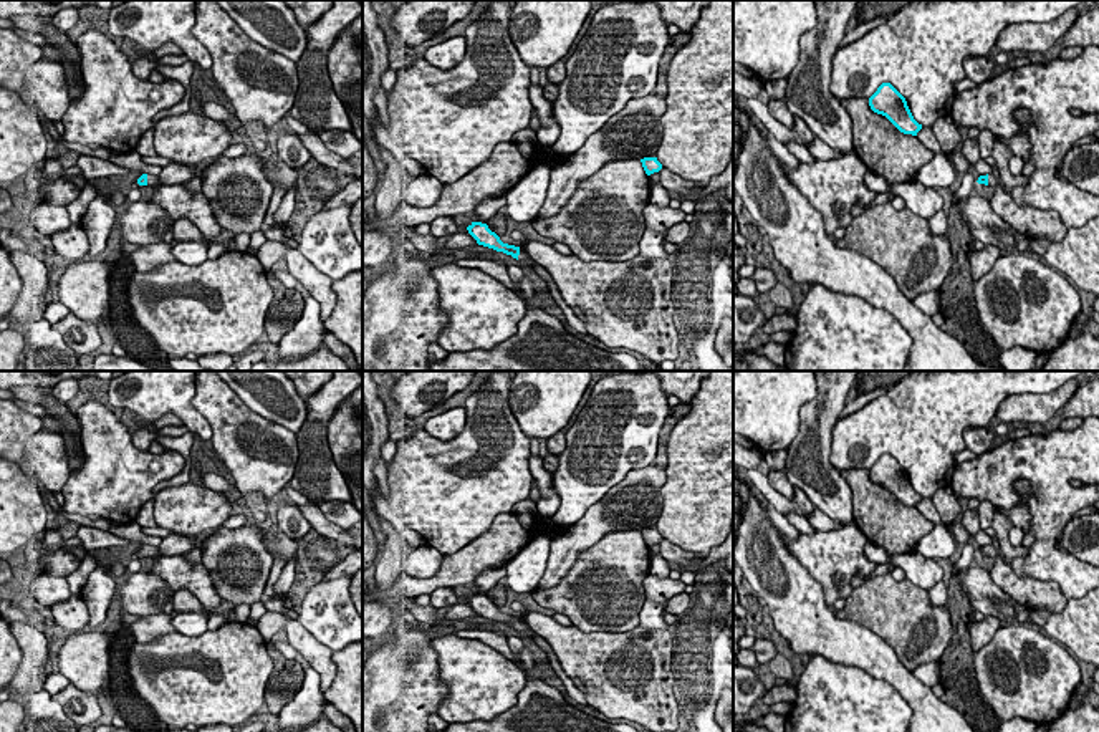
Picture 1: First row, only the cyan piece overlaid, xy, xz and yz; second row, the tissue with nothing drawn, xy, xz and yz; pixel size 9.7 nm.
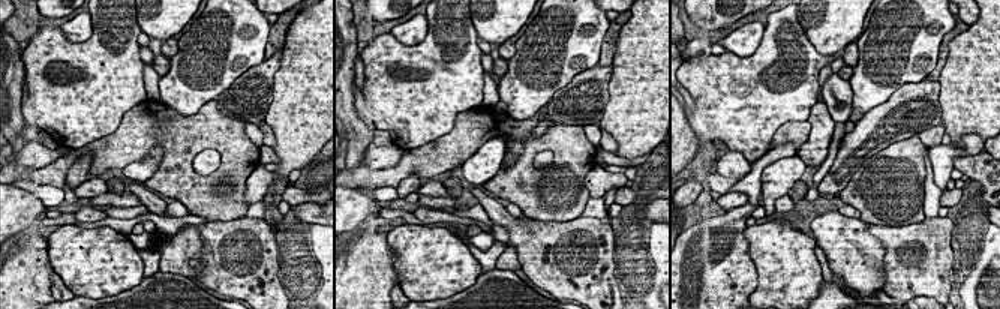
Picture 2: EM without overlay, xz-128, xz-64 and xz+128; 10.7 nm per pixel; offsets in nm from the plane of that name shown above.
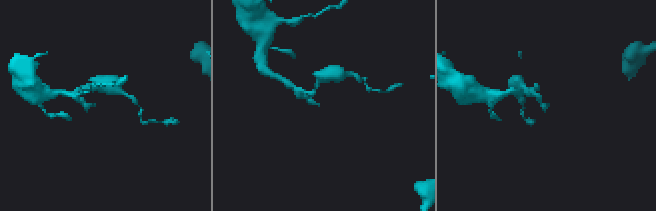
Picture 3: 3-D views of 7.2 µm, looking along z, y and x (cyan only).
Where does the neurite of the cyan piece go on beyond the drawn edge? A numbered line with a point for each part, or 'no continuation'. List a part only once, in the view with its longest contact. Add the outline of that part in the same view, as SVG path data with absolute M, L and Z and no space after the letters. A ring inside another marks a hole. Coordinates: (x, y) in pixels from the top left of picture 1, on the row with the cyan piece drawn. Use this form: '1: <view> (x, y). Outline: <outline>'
1: xy (177, 201). Outline: M147 174L147 185L154 189L151 202L164 209L174 220L185 217L205 237L218 237L222 234L209 197L202 190L192 192L184 184L166 185L152 174Z

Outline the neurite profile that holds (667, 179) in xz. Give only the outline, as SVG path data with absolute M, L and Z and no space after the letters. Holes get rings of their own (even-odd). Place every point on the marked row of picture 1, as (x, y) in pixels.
M662 167L659 171L659 184L665 187L670 192L690 195L690 194L700 194L705 187L698 187L693 182L687 182L677 174L670 172L669 169Z

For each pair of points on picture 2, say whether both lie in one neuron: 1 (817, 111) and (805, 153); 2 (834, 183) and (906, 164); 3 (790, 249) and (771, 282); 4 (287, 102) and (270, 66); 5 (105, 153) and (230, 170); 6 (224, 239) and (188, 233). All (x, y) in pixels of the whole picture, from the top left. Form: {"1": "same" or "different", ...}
{"1": "same", "2": "different", "3": "same", "4": "different", "5": "same", "6": "different"}

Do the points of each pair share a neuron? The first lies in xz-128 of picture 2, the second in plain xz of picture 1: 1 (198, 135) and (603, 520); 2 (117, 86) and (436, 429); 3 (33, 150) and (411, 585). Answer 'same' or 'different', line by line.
1: different
2: different
3: different

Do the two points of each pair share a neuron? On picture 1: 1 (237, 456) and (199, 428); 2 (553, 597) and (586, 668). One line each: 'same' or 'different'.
1: different
2: different

